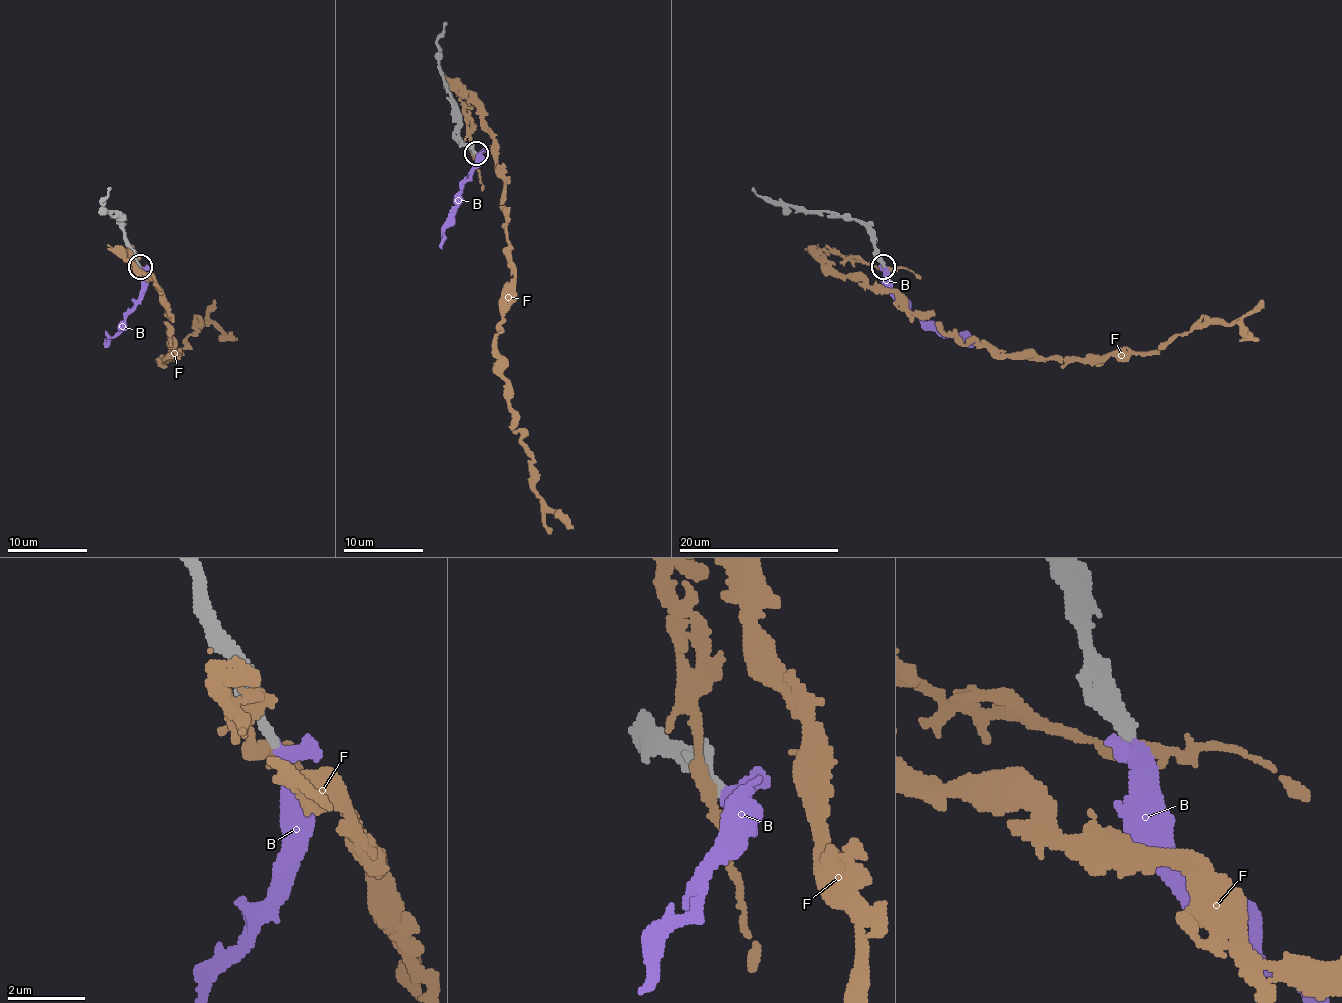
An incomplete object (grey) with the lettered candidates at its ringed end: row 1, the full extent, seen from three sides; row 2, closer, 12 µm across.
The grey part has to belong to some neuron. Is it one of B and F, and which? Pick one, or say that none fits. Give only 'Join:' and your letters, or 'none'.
Join: B

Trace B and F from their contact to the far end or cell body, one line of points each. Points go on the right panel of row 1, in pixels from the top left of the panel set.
B: (883, 267), (887, 289), (913, 313), (943, 335), (979, 341)
F: (883, 267), (826, 257), (931, 311), (945, 333), (1007, 353), (1156, 353), (1222, 323), (1258, 339)

